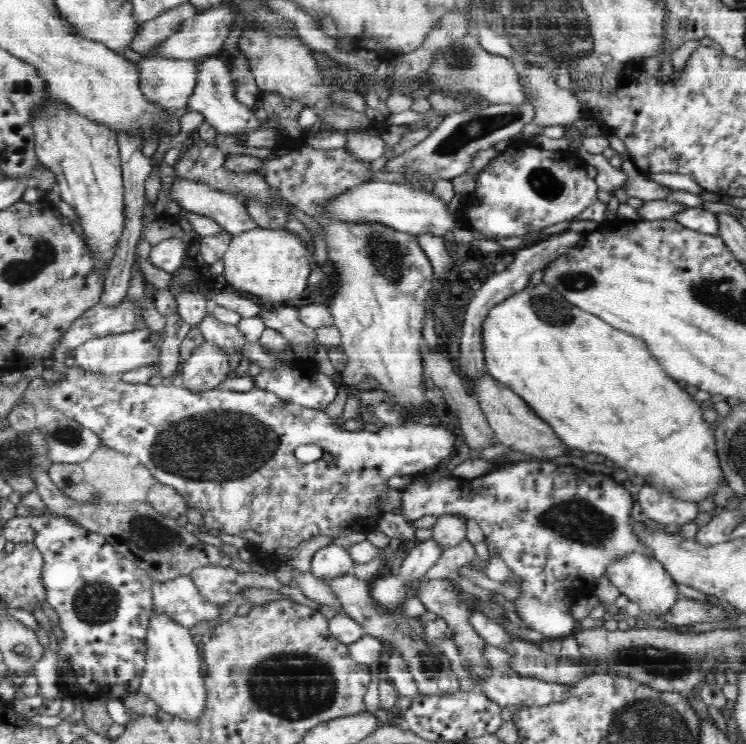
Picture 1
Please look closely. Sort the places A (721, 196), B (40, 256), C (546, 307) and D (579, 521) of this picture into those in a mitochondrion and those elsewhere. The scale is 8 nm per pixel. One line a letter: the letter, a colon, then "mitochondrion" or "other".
A: other
B: mitochondrion
C: mitochondrion
D: mitochondrion

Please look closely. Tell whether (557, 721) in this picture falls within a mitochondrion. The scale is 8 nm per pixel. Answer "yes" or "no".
no

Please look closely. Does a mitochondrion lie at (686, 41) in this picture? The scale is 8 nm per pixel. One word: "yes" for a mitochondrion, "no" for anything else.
no

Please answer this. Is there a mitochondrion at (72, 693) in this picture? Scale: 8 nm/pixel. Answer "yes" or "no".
no

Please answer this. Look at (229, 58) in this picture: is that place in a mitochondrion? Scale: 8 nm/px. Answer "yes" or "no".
no

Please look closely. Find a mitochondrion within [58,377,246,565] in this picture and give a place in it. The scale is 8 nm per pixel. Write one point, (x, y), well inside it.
(148, 535)

